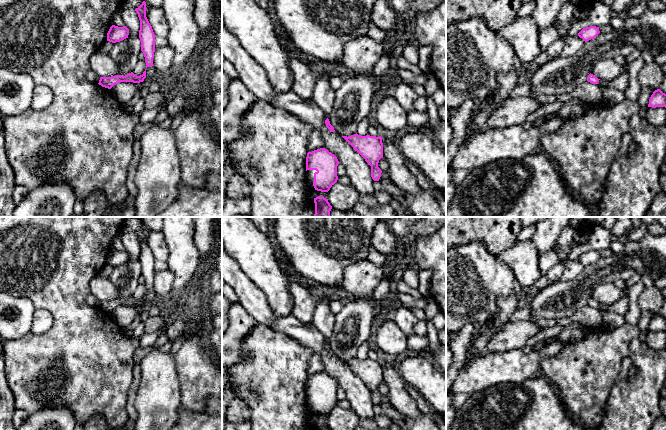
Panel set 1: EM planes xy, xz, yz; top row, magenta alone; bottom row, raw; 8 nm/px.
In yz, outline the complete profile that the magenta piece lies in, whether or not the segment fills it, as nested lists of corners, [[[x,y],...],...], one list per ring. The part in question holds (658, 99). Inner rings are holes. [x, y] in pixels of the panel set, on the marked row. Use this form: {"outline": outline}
{"outline": [[[657,89],[653,92],[649,99],[648,107],[665,107],[666,108],[666,94],[663,93],[660,89]]]}

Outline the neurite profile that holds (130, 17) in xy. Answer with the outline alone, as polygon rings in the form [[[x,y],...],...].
[[[134,8],[121,9],[120,13],[125,26],[129,29],[128,38],[135,38],[139,36],[140,20]]]

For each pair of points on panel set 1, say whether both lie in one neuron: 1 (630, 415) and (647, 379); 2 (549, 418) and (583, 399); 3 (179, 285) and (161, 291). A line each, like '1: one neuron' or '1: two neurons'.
1: one neuron
2: two neurons
3: two neurons

